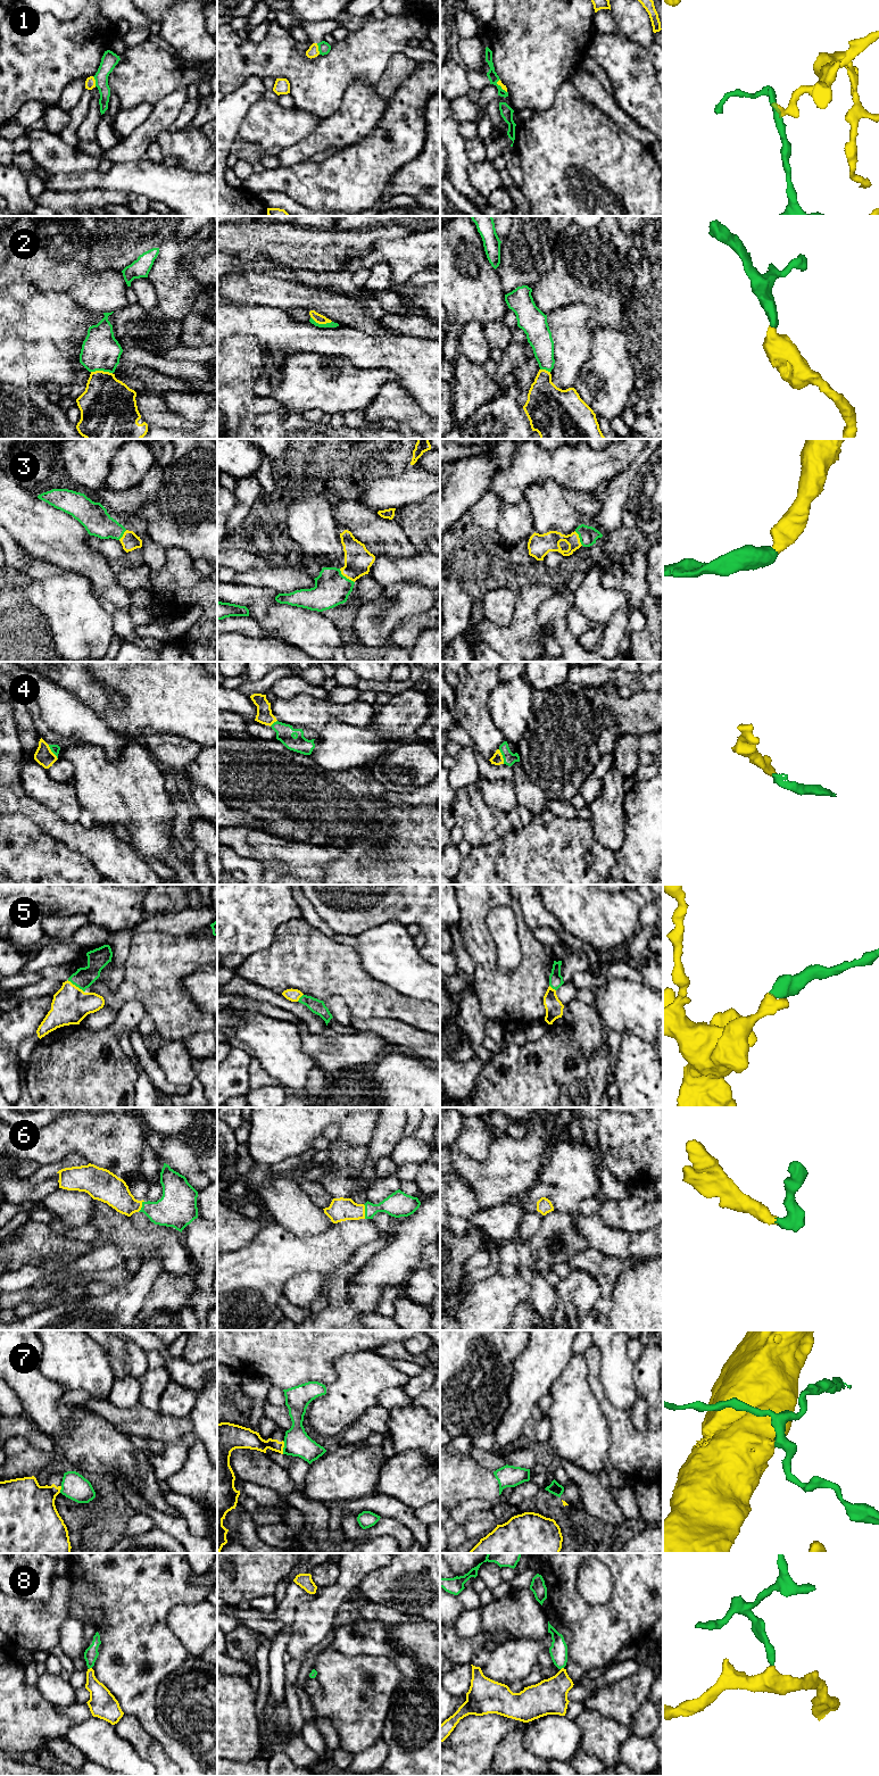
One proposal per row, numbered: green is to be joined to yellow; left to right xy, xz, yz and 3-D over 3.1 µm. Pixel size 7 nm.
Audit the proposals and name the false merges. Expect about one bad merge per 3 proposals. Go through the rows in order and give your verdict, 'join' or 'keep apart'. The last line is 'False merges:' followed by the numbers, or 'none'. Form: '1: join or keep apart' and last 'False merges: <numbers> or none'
1: keep apart
2: join
3: join
4: join
5: join
6: join
7: keep apart
8: join
False merges: 1, 7

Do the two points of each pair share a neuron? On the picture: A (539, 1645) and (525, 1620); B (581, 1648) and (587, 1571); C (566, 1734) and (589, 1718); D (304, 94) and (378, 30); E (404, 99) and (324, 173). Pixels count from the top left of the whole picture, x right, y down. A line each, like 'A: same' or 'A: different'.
A: different
B: different
C: different
D: same
E: same

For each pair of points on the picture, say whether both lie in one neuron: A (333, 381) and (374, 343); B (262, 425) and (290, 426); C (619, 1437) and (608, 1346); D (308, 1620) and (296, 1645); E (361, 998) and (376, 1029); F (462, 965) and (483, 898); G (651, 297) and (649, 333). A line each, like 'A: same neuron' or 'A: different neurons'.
A: different neurons
B: same neuron
C: different neurons
D: same neuron
E: different neurons
F: different neurons
G: same neuron

